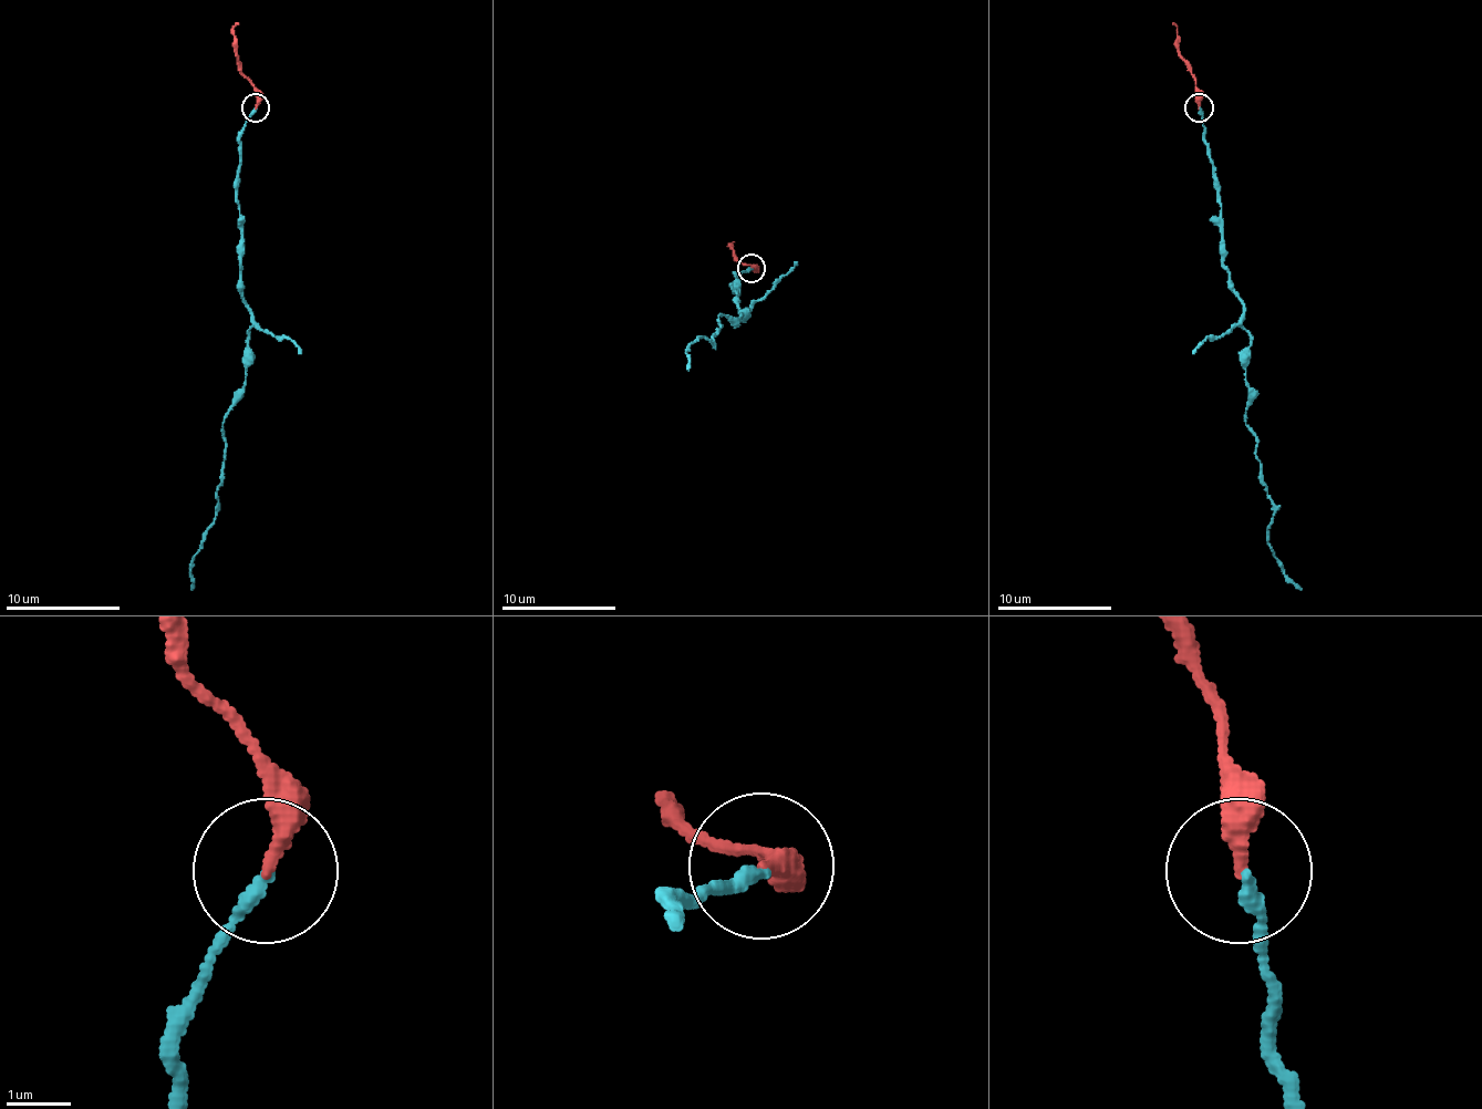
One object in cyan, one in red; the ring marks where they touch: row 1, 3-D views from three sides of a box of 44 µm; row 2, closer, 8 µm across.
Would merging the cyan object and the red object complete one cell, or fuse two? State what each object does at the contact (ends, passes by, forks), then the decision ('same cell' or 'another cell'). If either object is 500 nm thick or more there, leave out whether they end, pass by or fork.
cyan ends there; red ends there; same cell

